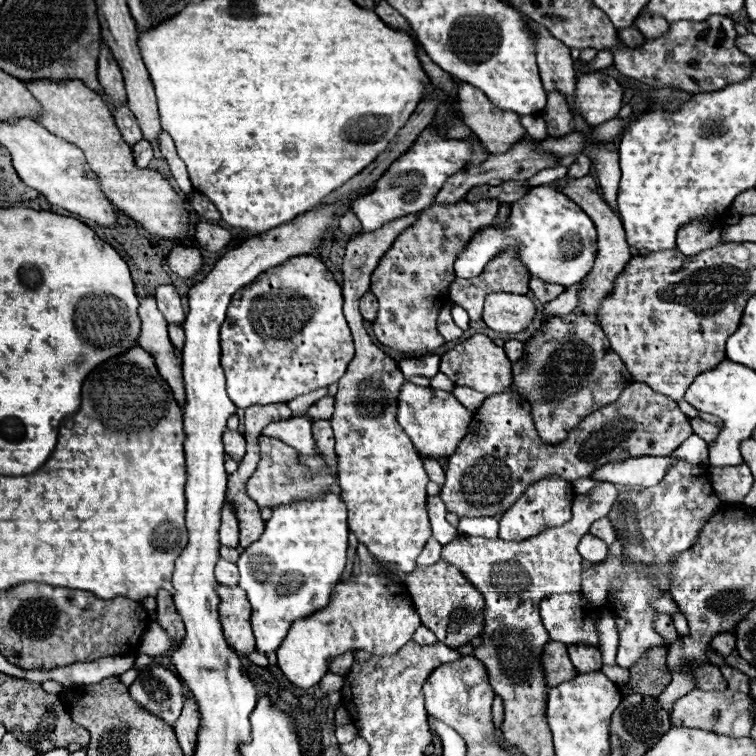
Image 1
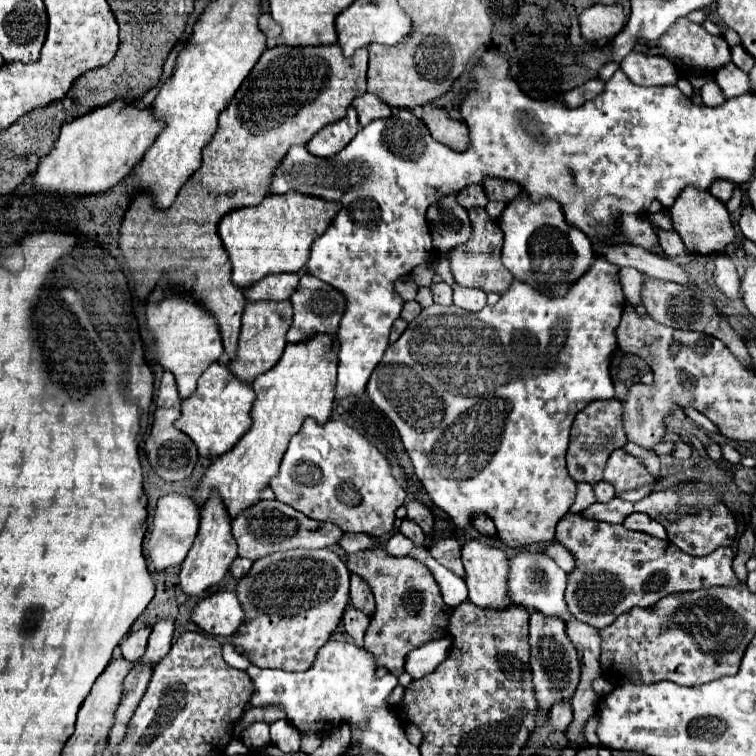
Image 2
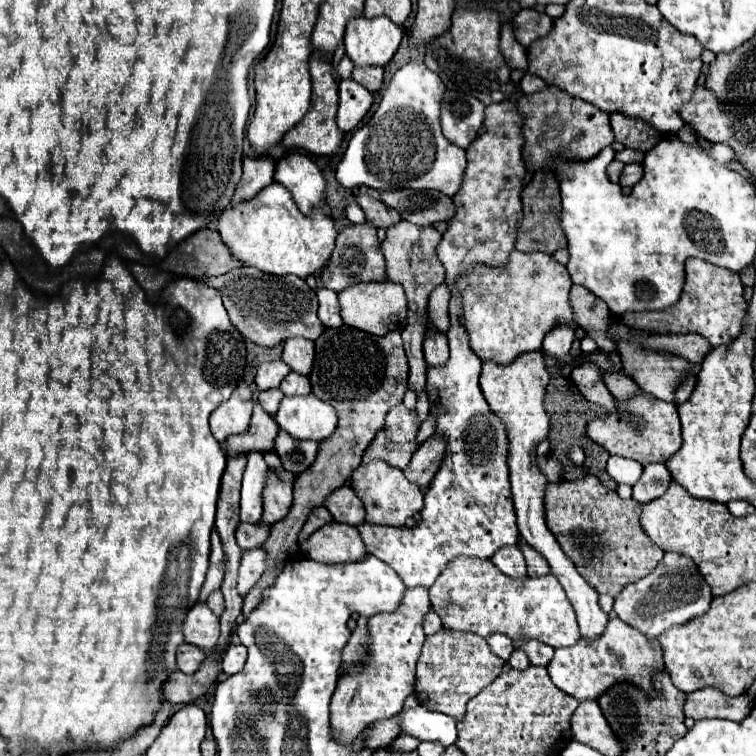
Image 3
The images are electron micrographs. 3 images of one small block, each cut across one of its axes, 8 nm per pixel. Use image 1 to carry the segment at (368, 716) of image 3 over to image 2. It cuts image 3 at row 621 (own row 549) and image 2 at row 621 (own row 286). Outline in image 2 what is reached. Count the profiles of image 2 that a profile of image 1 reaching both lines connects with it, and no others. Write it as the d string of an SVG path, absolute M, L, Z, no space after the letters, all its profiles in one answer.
M350 606L350 608L344 612L342 622L344 622L346 632L354 638L354 642L356 642L358 646L362 646L362 642L364 642L364 632L366 632L366 628L368 628L368 624L370 624L370 618L368 618L364 612L360 612L360 610L356 610L356 608Z

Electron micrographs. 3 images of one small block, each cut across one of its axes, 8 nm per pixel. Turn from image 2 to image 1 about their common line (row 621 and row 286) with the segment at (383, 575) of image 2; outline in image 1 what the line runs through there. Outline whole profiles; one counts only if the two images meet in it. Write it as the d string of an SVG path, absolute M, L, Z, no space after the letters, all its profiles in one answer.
M466 200L452 204L452 206L430 206L422 210L420 222L414 222L412 228L404 230L392 248L382 256L378 270L372 274L372 284L370 290L378 298L378 316L372 322L376 338L400 352L416 352L416 350L434 350L444 344L444 338L440 338L436 330L436 316L440 308L448 302L448 286L454 282L454 260L456 256L470 244L470 240L486 226L492 226L496 214L498 214L500 202L496 200L480 200L476 204L470 204Z

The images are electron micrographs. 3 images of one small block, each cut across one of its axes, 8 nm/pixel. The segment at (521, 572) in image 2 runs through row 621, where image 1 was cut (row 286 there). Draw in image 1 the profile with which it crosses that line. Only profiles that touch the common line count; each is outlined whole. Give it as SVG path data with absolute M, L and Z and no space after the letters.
M544 184L530 188L524 198L512 204L512 212L506 220L506 248L510 246L518 250L518 260L532 276L568 288L578 284L592 268L597 231L594 222L576 202L556 190L556 186Z

